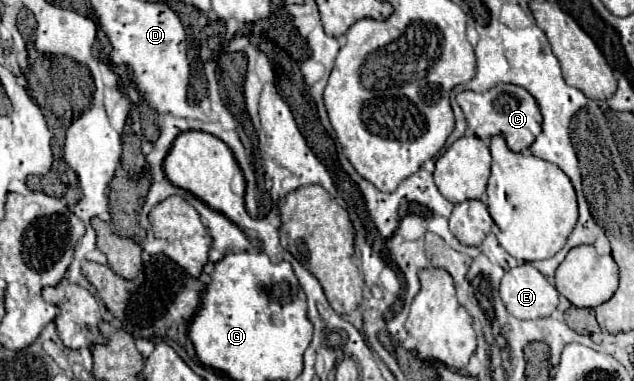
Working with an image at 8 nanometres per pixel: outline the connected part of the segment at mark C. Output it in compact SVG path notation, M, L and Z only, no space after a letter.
M497 84L487 92L459 92L457 94L457 104L461 106L469 128L475 132L479 138L493 138L501 134L509 148L513 152L523 152L527 150L535 138L541 134L541 110L537 100L521 86L515 84Z

